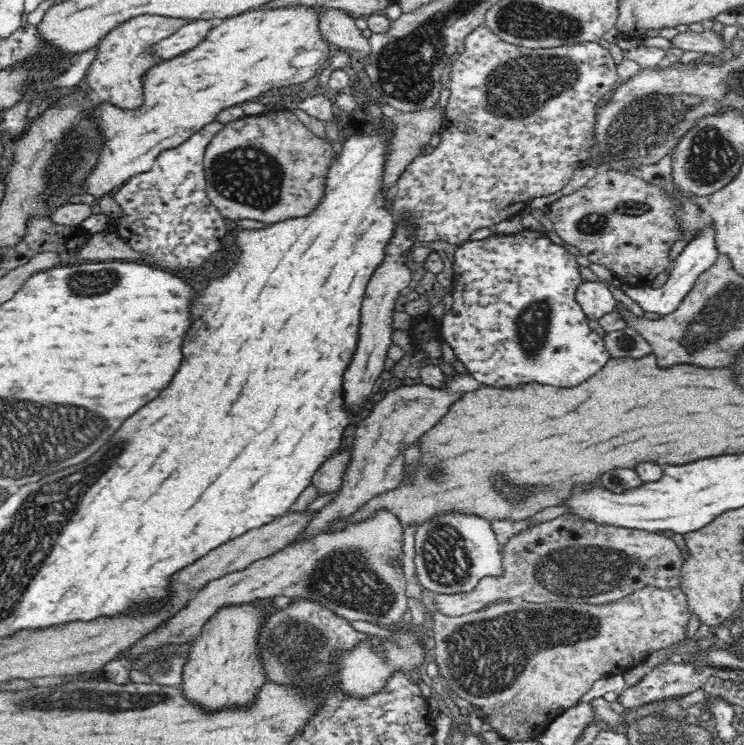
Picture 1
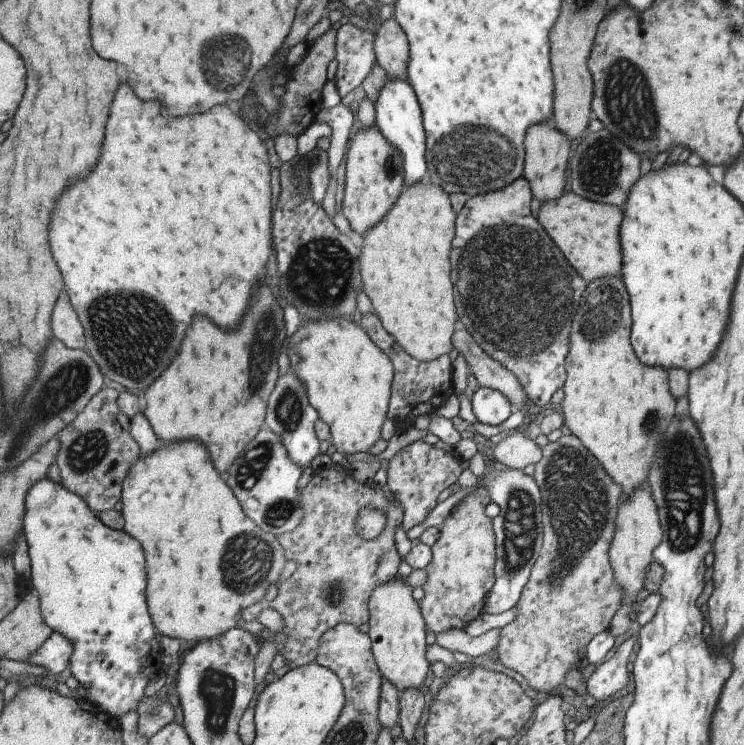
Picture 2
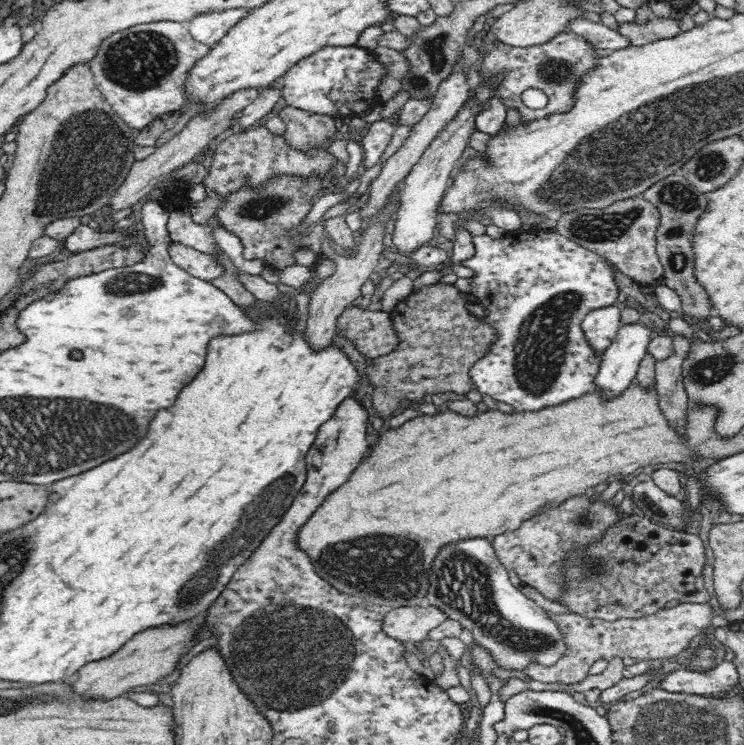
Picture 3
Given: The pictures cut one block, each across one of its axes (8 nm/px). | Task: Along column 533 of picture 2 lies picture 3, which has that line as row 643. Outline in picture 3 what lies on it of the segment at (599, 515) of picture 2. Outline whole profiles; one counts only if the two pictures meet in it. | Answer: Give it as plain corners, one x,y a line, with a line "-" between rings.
678,603
674,607
660,608
658,612
642,618
618,618
618,620
607,621
599,618
586,618
576,613
555,614
546,612
554,621
566,639
566,654
552,666
542,666
537,662
530,662
528,668
524,670
504,670
495,666
493,656
485,651
477,641
473,640
473,645
465,646
462,658
458,660
460,664
468,670
473,671
478,667
484,676
484,680
490,675
502,679
506,684
512,676
522,680
539,680
540,682
563,682
574,684
582,682
587,676
589,668
600,658
611,661
615,656
626,658
637,658
641,660
658,660
662,662
672,659
688,648
692,638
699,635
705,629
711,630
710,621
714,617
712,606
706,603

